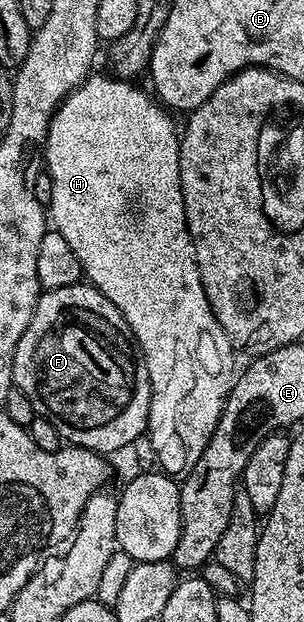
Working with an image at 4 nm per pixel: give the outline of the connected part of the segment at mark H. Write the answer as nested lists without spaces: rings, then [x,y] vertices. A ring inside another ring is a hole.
[[[112,74],[97,75],[90,75],[89,79],[82,82],[58,106],[57,111],[49,120],[49,133],[43,149],[43,164],[47,169],[47,175],[51,178],[51,202],[47,205],[47,212],[51,217],[52,227],[59,234],[63,234],[63,238],[67,238],[67,246],[75,254],[75,258],[79,258],[84,279],[99,289],[117,307],[119,314],[123,314],[131,334],[137,340],[137,344],[141,348],[141,355],[145,357],[149,385],[151,386],[147,441],[149,440],[154,454],[157,455],[156,467],[167,476],[181,478],[186,472],[192,470],[195,462],[199,462],[203,450],[207,450],[207,442],[219,422],[221,411],[225,409],[225,402],[229,398],[229,391],[233,389],[235,379],[235,371],[233,372],[235,349],[230,344],[225,331],[219,326],[219,322],[207,302],[207,294],[203,290],[203,282],[197,265],[197,255],[193,249],[193,239],[189,237],[189,227],[185,221],[181,175],[179,174],[181,141],[178,125],[177,128],[173,125],[172,118],[174,119],[174,117],[148,91],[145,93],[143,89],[136,88],[136,83],[122,80]],[[89,128],[114,128],[117,131],[117,136],[92,136],[89,133]]]

